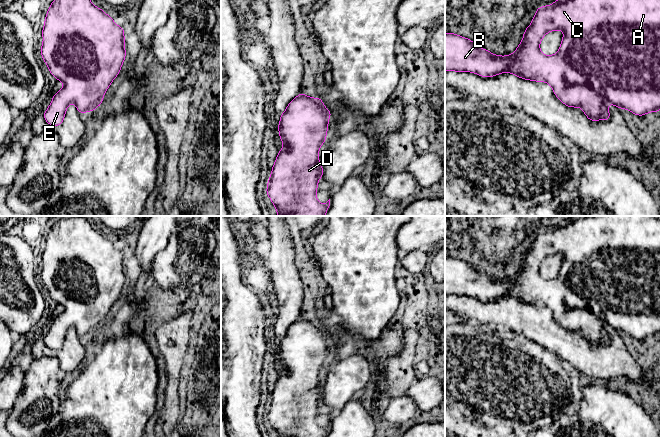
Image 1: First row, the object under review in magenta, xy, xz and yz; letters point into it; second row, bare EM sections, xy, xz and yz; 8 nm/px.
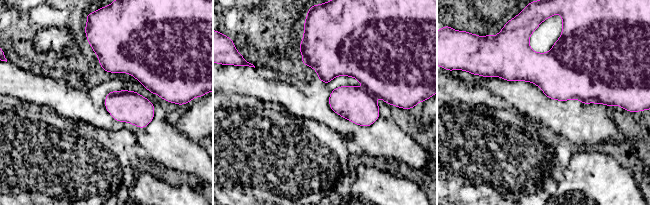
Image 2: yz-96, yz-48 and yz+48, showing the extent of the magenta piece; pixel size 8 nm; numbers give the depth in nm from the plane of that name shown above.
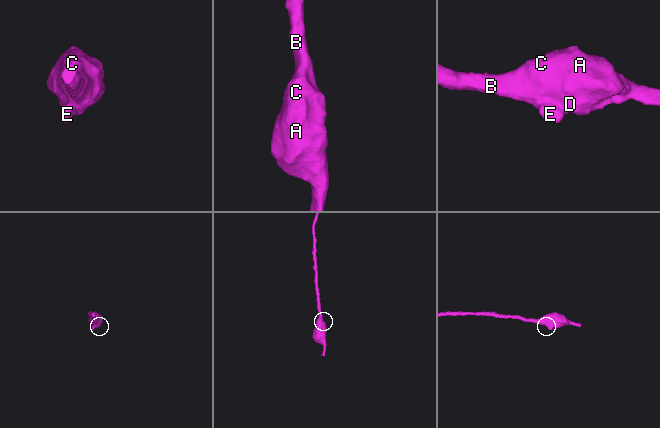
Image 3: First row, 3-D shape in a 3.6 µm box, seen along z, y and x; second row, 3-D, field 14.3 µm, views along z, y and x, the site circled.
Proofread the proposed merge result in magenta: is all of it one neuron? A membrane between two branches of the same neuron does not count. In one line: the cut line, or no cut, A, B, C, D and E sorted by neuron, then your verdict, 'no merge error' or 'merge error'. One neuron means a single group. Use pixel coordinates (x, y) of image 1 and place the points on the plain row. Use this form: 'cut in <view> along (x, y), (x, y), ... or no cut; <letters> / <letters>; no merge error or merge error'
no cut; A B C D E; no merge error

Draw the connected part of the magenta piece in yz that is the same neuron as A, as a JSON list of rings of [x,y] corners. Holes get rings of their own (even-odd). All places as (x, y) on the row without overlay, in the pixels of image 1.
[[[580,216],[566,223],[557,223],[548,230],[536,233],[531,249],[525,253],[523,263],[514,278],[493,279],[478,271],[470,263],[445,257],[445,295],[471,296],[481,301],[494,301],[501,297],[548,307],[557,322],[568,331],[580,331],[591,345],[609,344],[608,329],[627,333],[643,340],[660,334],[660,219],[656,216]],[[561,254],[564,260],[558,276],[544,279],[540,275],[542,262],[551,255]]]

